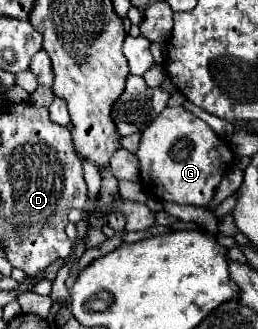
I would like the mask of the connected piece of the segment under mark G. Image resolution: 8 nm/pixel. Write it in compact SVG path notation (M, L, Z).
M167 106L143 132L137 158L147 194L165 202L207 206L215 198L215 190L233 164L235 154L229 142L217 136L203 120L183 106Z

